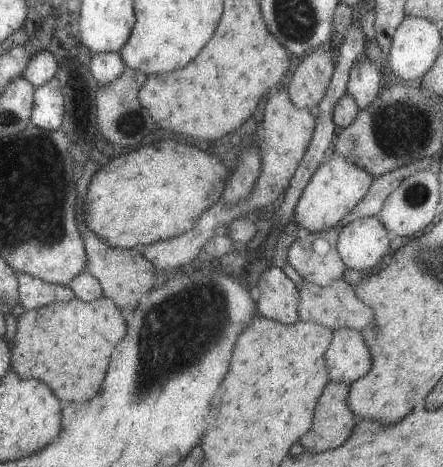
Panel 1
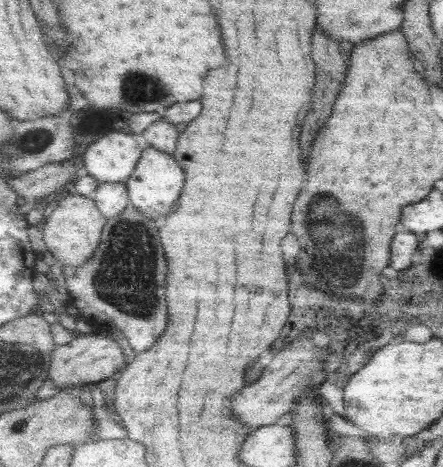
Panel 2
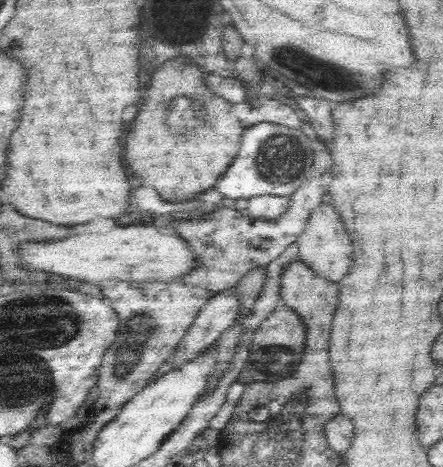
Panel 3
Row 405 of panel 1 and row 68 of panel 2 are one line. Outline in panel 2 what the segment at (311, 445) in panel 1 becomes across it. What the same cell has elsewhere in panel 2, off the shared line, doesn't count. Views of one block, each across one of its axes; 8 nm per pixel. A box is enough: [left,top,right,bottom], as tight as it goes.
[299,30,353,162]

